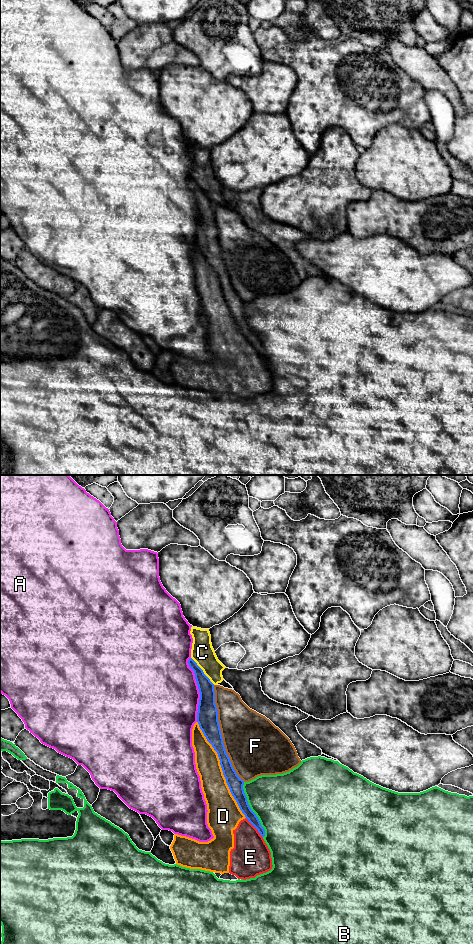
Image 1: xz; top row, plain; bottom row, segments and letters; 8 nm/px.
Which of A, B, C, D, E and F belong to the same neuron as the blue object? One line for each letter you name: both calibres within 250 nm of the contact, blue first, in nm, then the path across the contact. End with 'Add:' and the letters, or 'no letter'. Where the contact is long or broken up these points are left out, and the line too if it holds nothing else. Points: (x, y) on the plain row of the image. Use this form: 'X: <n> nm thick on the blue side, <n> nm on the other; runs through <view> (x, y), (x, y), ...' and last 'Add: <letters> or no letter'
Add: no letter

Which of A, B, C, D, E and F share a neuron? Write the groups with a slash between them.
A / B / C / D E / F

